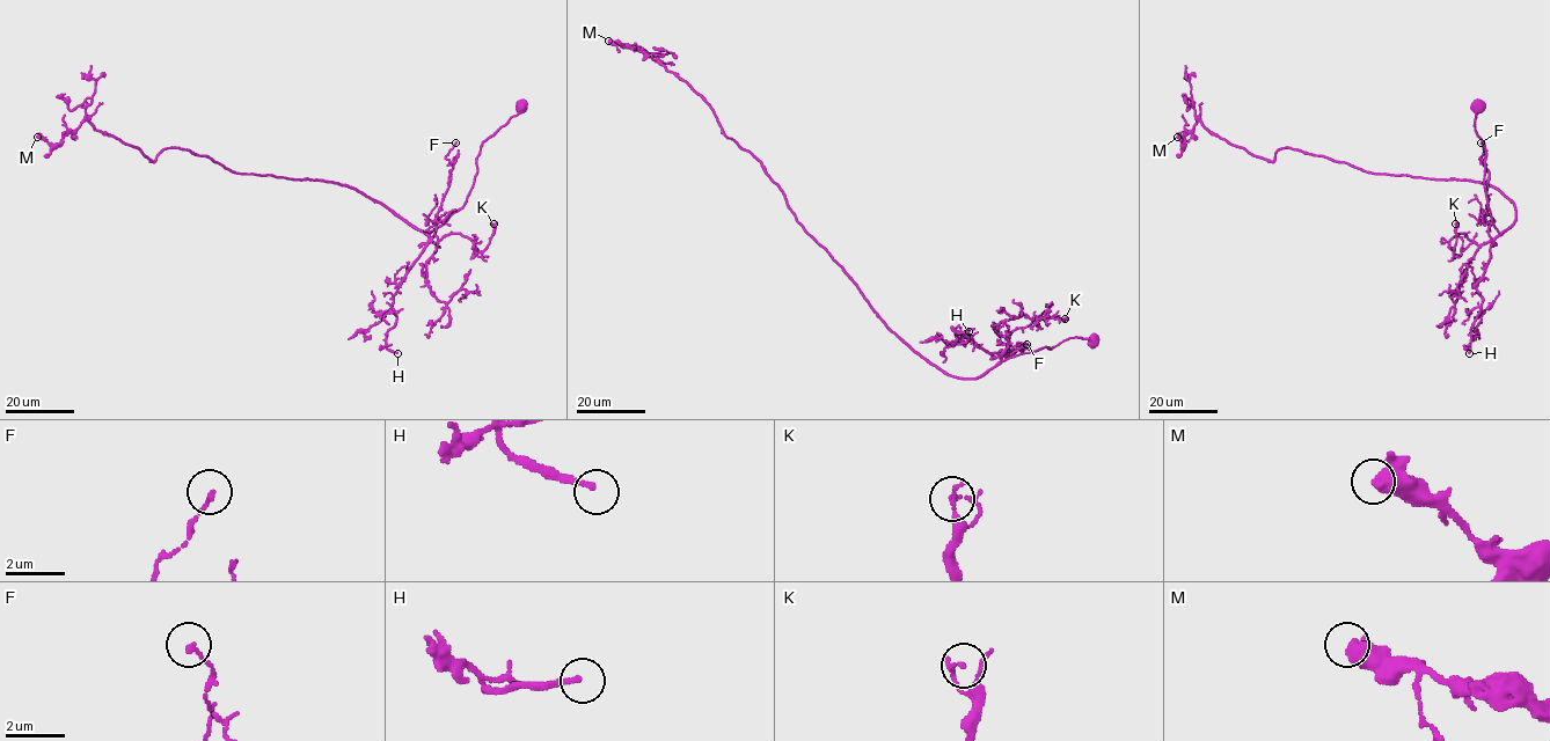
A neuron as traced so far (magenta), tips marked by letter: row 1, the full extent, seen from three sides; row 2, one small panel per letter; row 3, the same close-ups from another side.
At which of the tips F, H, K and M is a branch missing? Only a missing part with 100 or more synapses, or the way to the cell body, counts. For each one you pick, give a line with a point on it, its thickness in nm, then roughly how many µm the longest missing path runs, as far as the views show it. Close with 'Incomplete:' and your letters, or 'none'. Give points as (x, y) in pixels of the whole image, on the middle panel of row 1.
Incomplete: none

